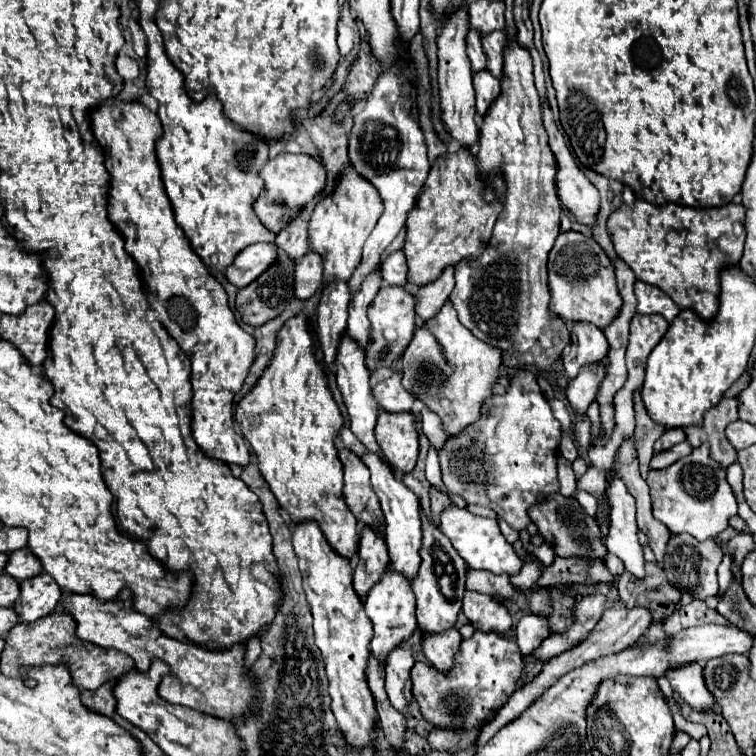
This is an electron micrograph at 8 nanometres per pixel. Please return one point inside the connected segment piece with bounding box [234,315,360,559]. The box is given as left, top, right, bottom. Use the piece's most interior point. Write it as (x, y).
(290, 420)

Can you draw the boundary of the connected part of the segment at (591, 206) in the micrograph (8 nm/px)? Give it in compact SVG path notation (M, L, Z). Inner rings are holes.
M556 141L556 147L552 151L558 161L556 193L558 193L562 207L566 207L580 225L594 227L594 221L596 221L596 215L600 209L598 189L578 169L578 165L576 165L570 149L564 145L564 141Z

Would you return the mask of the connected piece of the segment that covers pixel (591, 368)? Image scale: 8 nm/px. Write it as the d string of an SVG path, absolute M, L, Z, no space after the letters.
M608 357L598 361L598 365L586 365L586 369L582 369L582 373L578 373L578 377L568 381L566 399L568 399L574 415L584 415L588 405L592 401L596 401L600 383L606 377L606 367L608 367Z

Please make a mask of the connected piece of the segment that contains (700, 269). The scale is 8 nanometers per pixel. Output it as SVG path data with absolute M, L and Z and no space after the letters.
M638 201L632 209L622 205L608 217L608 229L612 233L612 243L616 255L634 271L636 279L662 289L680 309L690 309L704 321L712 321L718 313L718 293L720 293L720 273L734 267L742 259L744 235L734 235L734 223L744 223L744 207L728 203L714 209L692 209L676 203L656 207L646 201Z

